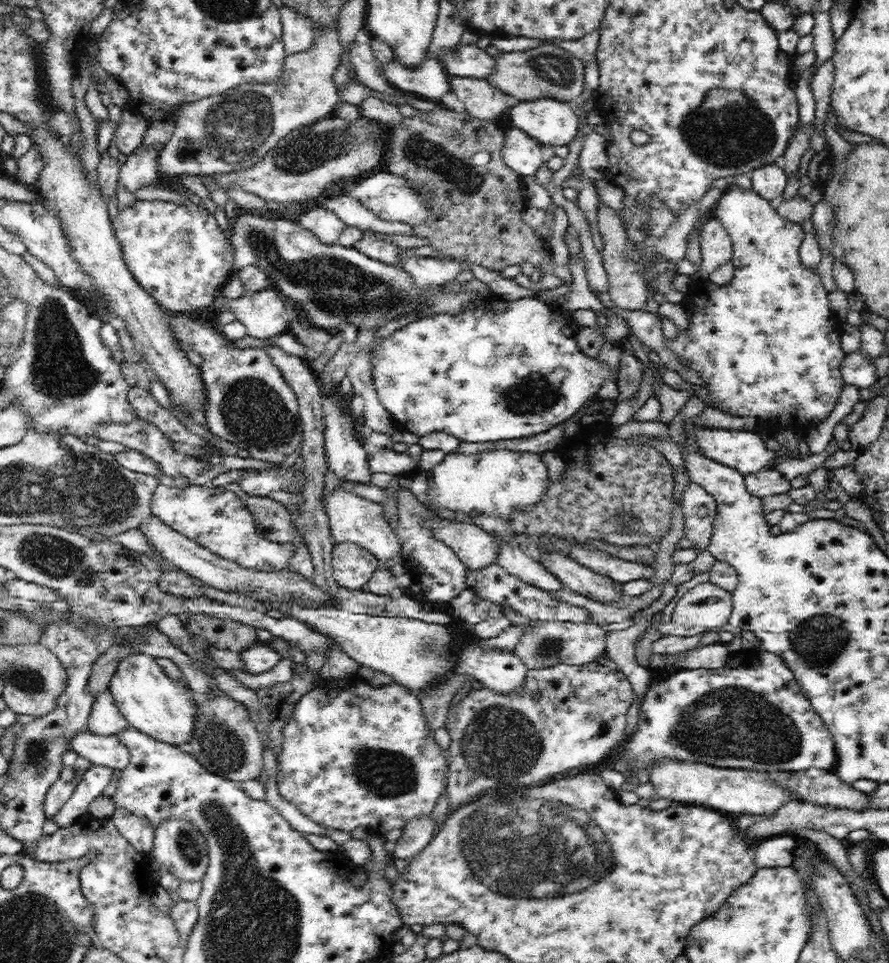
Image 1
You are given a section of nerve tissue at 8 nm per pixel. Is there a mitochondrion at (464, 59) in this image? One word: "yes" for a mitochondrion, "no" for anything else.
no

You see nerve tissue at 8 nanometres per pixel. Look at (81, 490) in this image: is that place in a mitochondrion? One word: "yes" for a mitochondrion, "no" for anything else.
yes

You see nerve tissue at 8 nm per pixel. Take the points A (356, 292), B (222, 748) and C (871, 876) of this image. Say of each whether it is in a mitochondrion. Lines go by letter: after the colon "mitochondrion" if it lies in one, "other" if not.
A: mitochondrion
B: mitochondrion
C: other

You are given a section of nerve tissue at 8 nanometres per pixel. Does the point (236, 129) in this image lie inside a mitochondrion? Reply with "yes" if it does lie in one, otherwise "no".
yes

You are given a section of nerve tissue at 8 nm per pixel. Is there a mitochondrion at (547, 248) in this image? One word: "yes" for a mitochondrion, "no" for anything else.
no

